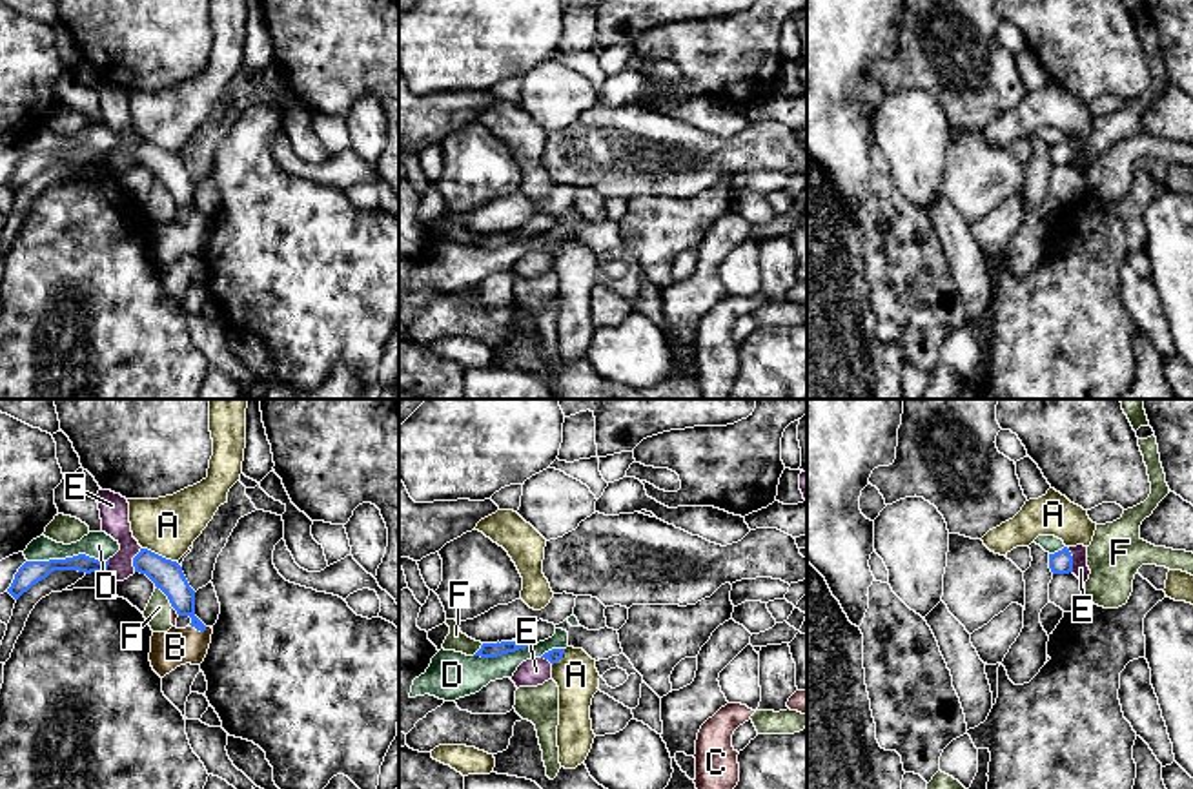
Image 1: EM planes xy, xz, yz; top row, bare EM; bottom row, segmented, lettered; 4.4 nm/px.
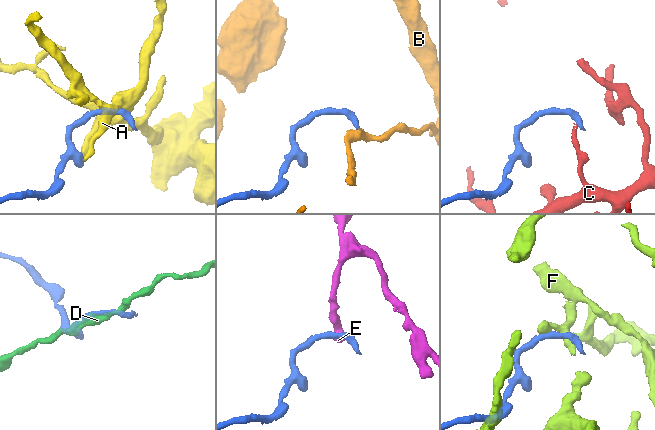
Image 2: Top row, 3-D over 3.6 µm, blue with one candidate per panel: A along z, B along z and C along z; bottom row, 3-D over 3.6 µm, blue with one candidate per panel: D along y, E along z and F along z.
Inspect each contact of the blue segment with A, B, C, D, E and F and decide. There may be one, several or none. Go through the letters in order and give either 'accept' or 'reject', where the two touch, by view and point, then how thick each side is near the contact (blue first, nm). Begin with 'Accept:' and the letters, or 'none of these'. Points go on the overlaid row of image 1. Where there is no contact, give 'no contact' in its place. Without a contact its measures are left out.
Accept: B
A: reject; meets blue in xy at (157, 554); 140 nm thick on the blue side, 260 nm on the other
B: accept; meets blue in xy at (199, 629); 120 nm thick on the blue side, 160 nm on the other
C: reject; meets blue in xy at (175, 609); 140 nm thick on the blue side, 30 nm on the other
D: reject; meets blue in xy at (68, 558); 100 nm thick on the blue side, 120 nm on the other
E: reject; meets blue in yz at (1071, 560); 100 nm thick on the blue side, 70 nm on the other
F: reject; meets blue in xy at (166, 594); 140 nm thick on the blue side, 120 nm on the other

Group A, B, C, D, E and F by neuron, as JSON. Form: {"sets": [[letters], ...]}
{"sets": [["A"], ["B"], ["C"], ["D"], ["E"], ["F"]]}

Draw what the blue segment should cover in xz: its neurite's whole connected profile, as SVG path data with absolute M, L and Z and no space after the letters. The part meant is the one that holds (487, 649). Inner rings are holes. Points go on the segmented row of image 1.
M515 641L483 643L481 649L474 656L497 658L497 656L515 652L515 651L526 649L526 647L530 647L530 645L519 645Z

